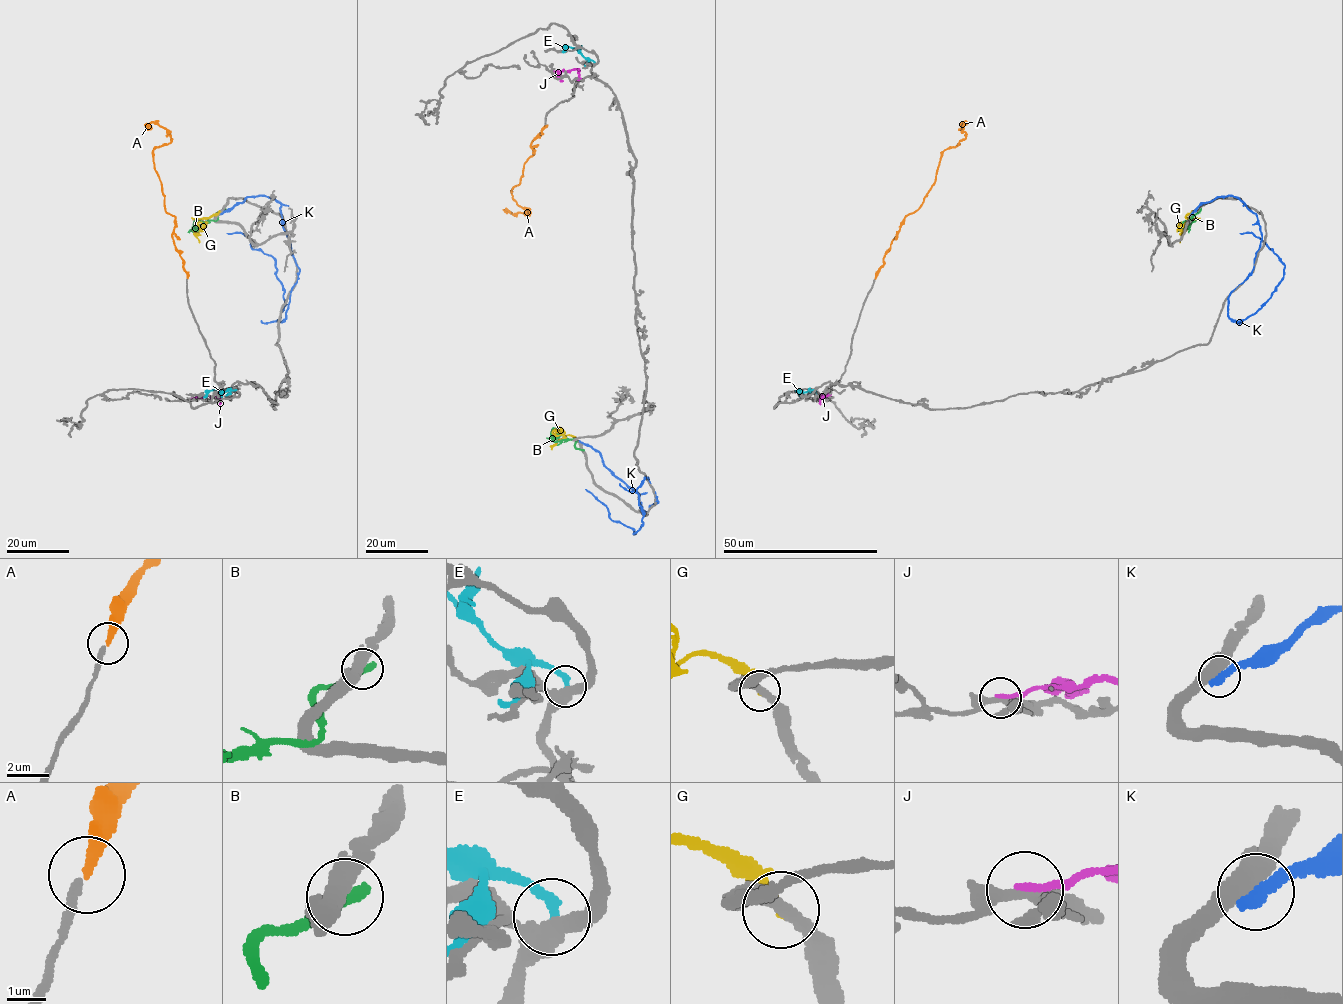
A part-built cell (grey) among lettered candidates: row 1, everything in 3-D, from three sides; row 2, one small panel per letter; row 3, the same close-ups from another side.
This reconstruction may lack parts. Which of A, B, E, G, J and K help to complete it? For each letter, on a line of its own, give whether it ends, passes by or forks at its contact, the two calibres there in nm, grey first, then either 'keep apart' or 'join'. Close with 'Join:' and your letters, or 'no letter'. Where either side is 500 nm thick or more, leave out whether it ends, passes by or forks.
A: it ends | 200/280 nm | join
B: it ends | 400/320 nm | keep apart
E: it ends | 360/260 nm | keep apart
G: it ends | 380/280 nm | keep apart
J: it ends | 320/220 nm | keep apart
K: it ends | 400/360 nm | keep apart
Join: A

